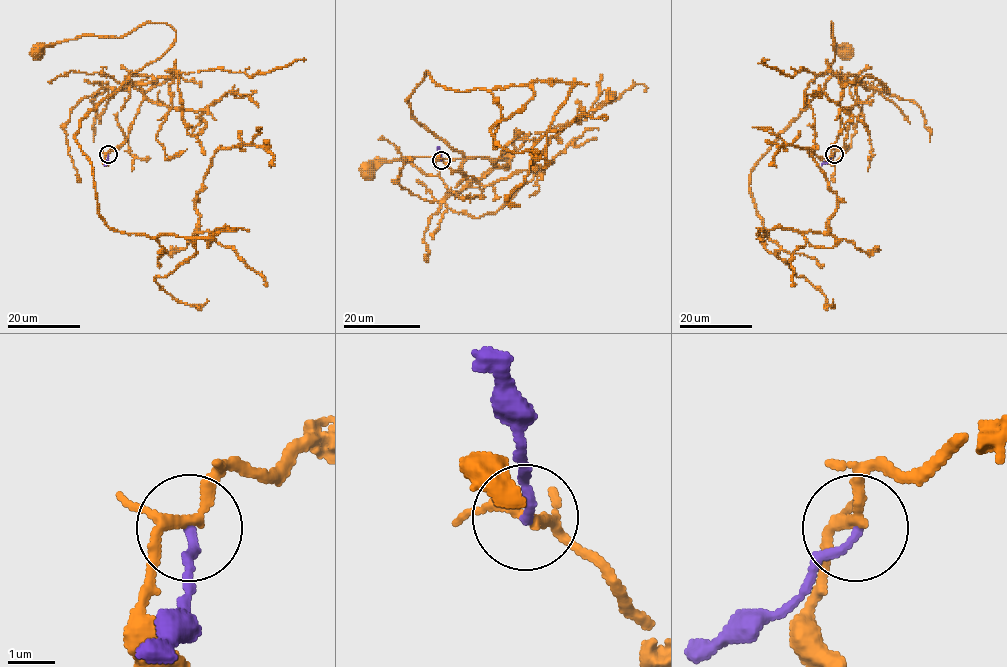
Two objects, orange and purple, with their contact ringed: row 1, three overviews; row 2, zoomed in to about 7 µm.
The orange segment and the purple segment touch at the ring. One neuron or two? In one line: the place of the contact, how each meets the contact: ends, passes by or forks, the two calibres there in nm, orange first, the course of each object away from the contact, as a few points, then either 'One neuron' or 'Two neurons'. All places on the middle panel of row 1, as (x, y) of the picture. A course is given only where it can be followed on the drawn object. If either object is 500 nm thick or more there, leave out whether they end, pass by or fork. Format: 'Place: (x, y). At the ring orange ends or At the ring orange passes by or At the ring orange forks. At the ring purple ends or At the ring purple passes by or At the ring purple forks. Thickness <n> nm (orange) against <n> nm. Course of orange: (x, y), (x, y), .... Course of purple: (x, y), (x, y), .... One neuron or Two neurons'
Place: (441, 160). At the ring orange forks. At the ring purple ends. Thickness 200 nm (orange) against 200 nm. Course of orange: (441, 160), (478, 183), (471, 182), (462, 170), (466, 158), (512, 158), (382, 160), (369, 172). Course of purple: (441, 160), (437, 146). Two neurons

